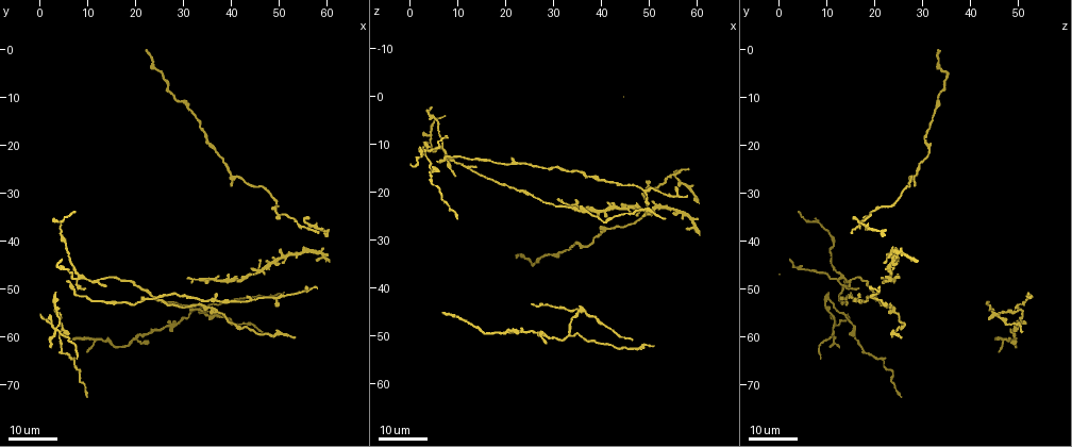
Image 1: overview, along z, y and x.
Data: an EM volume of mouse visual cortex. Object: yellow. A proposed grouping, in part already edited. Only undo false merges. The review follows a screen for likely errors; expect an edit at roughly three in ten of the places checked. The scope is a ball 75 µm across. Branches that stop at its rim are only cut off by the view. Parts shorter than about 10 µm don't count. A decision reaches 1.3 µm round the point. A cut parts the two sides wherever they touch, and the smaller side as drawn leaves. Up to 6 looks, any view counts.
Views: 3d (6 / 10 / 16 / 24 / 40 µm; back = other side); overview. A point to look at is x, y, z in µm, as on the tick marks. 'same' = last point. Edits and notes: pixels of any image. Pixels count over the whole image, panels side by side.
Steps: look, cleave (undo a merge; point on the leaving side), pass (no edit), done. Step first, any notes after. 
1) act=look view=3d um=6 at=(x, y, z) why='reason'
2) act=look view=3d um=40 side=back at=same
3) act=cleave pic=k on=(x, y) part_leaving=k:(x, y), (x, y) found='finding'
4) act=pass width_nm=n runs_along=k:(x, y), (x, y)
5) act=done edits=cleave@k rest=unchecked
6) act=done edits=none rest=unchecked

act=look view=3d um=24 at=(48.5, 51.5, 20.0) why='side arm on a straight run'

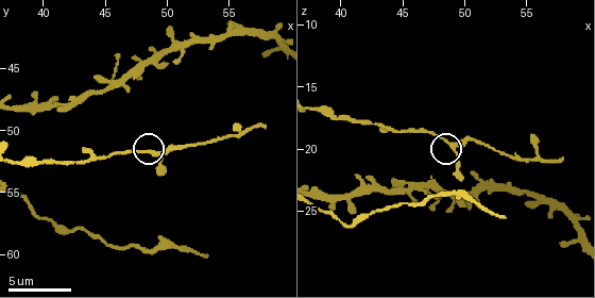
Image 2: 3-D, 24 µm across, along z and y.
act=look view=3d um=10 at=(48.8, 51.6, 19.4)

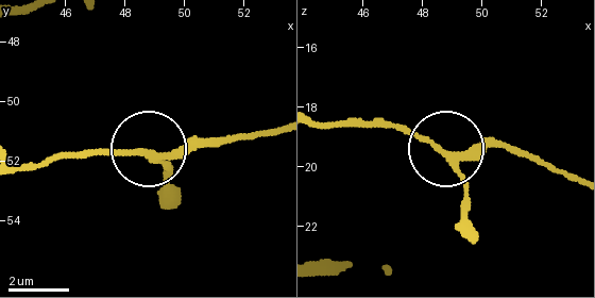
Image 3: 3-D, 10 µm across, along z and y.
act=pass width_nm=180 runs_along=3:(319, 121), (395, 123), (456, 154), (514, 146) found='one neuron here'

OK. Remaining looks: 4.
act=look view=3d um=24 at=(38.0, 52.5, 16.5)

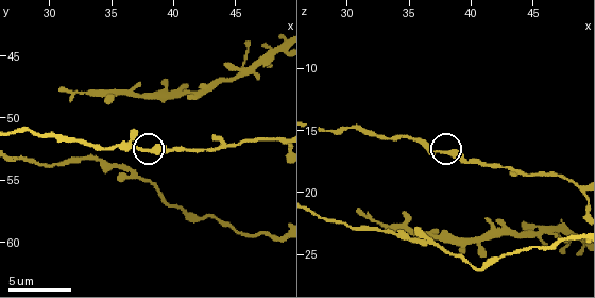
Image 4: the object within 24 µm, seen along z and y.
act=look view=3d um=10 at=(37.2, 52.6, 16.8)

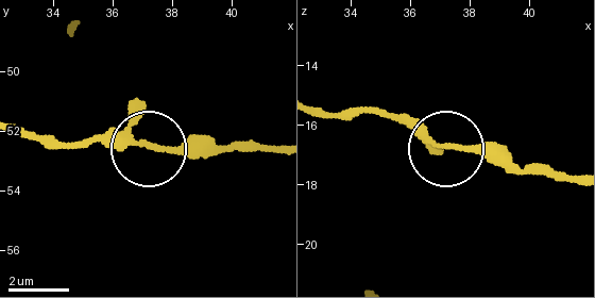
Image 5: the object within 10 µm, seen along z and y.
act=pass runs_along=5:(322, 112), (405, 117), (443, 145), (489, 148), (540, 170) found='one neuron here'

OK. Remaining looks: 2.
act=look view=3d um=6 at=(36.8, 54.8, 24.2) why='two arms in line, one across'

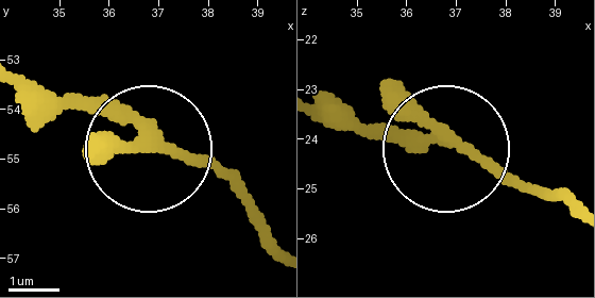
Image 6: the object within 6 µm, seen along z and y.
act=pass arms=3 found='continuous, no second neuron'

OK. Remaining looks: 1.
act=done edits=none rest=unchecked

